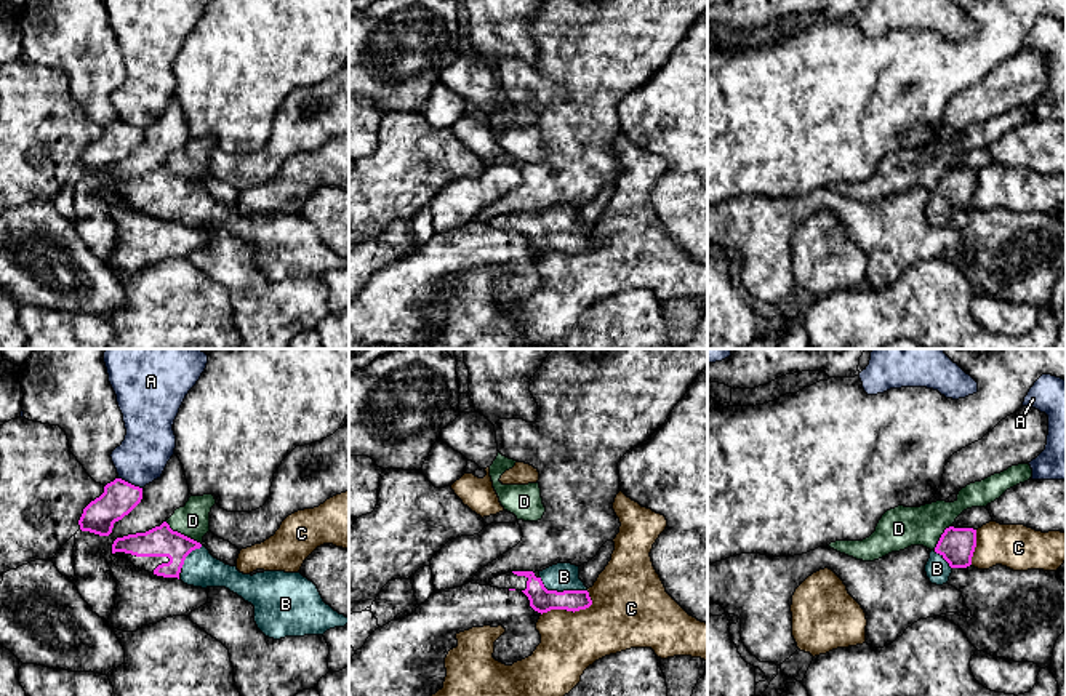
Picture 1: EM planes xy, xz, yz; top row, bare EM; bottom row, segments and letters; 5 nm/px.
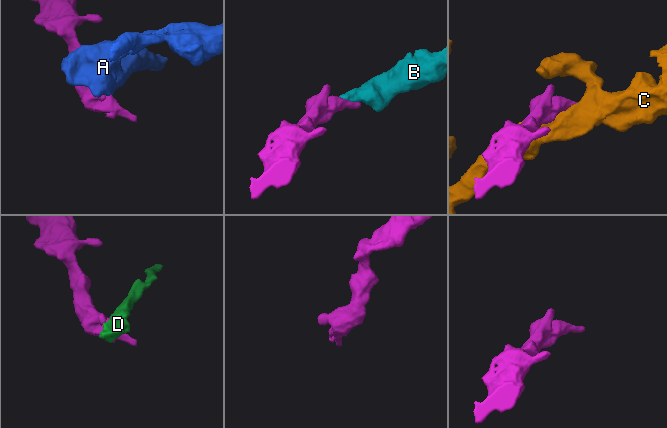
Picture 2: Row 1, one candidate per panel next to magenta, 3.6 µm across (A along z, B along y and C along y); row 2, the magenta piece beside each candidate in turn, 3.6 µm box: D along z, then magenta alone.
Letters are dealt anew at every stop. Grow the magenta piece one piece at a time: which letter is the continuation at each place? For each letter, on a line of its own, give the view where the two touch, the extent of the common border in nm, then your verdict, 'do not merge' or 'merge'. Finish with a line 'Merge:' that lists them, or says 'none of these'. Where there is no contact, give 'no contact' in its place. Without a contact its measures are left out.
A: contact in xy; length 130 nm; do not merge
B: contact in xz; length 260 nm; merge
C: contact in xz; length 280 nm; do not merge
D: contact in xy; length 220 nm; do not merge
Merge: B

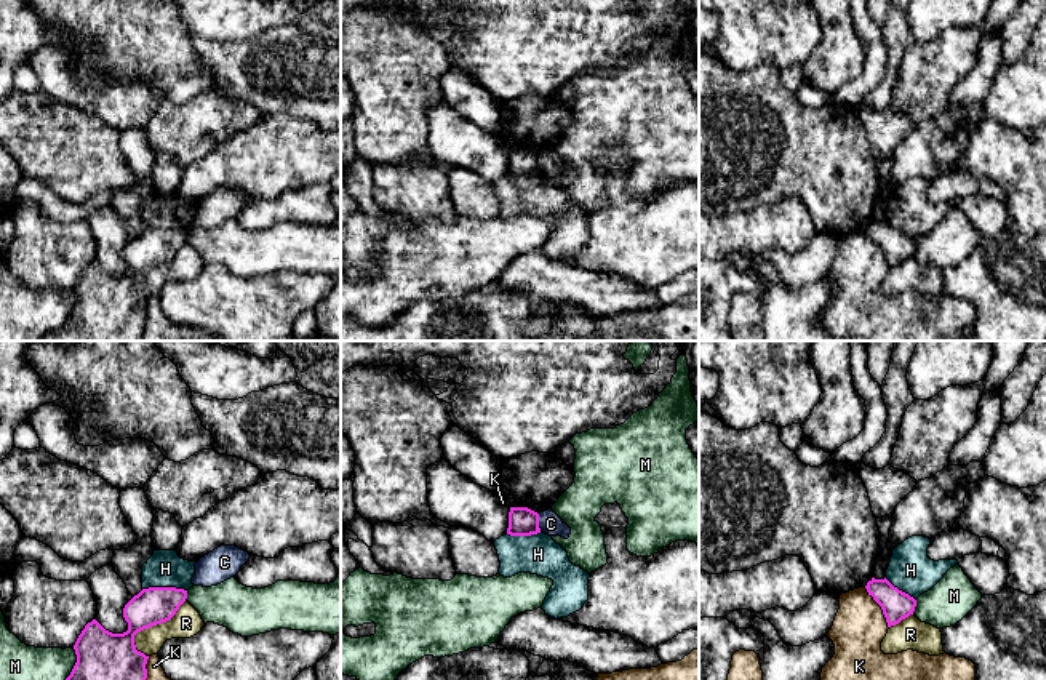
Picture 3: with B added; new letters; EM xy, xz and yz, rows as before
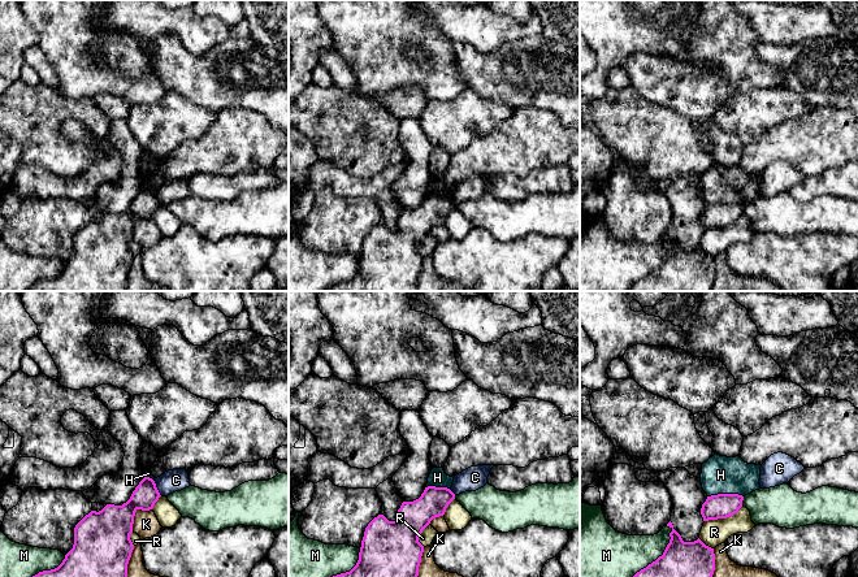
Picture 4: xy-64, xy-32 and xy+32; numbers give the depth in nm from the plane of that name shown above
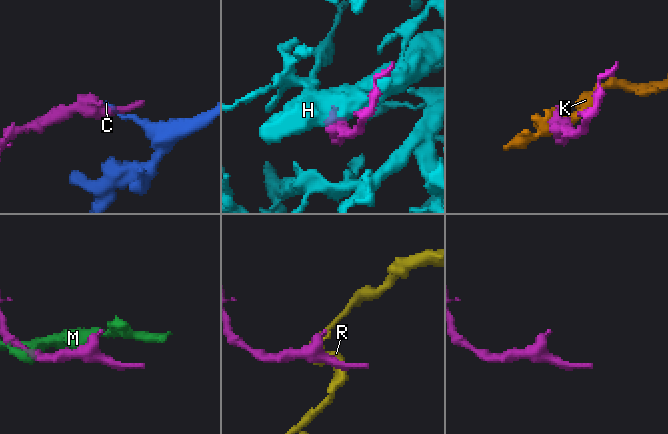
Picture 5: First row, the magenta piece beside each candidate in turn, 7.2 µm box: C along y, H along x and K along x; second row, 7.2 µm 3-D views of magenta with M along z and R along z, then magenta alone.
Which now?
C: contact in xz; length 90 nm; do not merge
H: contact in xy; length 220 nm; do not merge
K: contact in yz; length 240 nm; do not merge
M: contact in xy; length 320 nm; do not merge
R: contact in xy; length 360 nm; do not merge
Merge: none of these

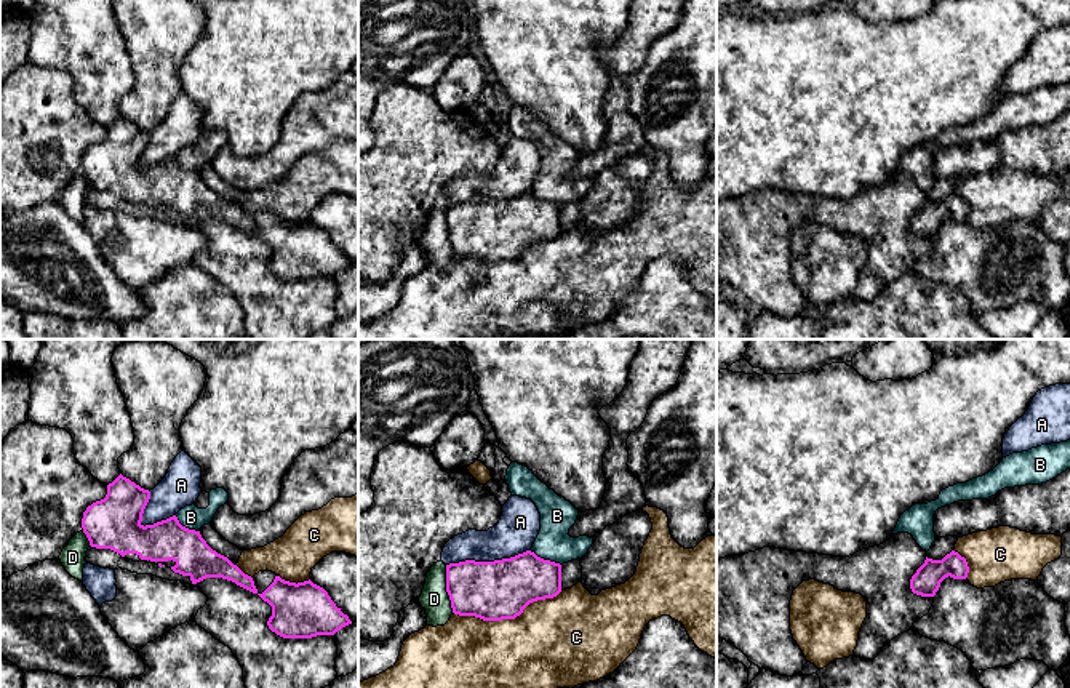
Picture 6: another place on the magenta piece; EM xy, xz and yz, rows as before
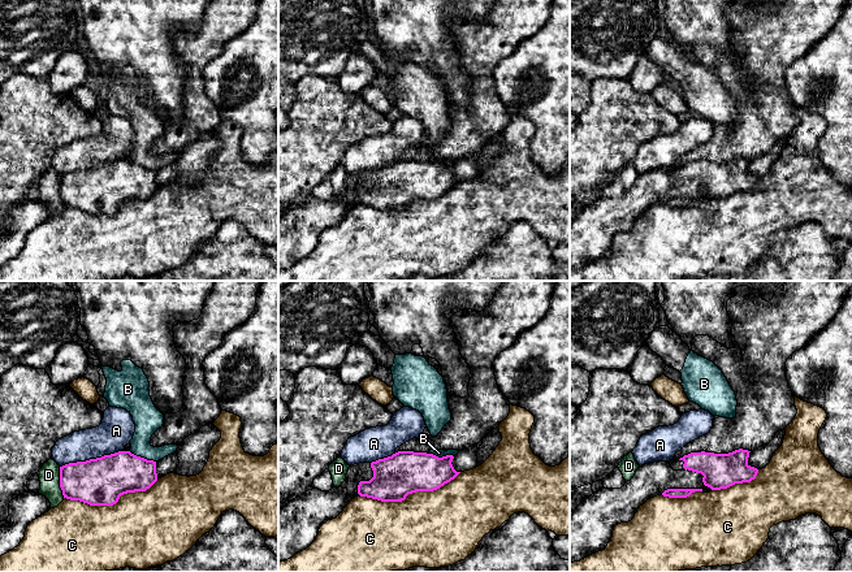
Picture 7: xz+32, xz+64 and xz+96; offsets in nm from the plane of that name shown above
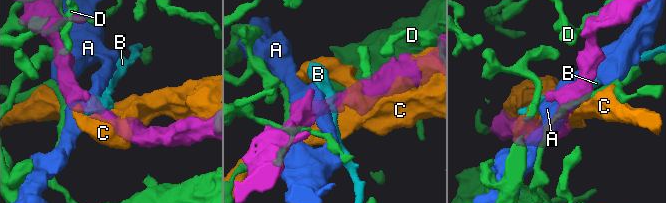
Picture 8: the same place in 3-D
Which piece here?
A: contact in xz; length 440 nm; do not merge
B: contact in xz; length 180 nm; do not merge
C: contact in xz; length 550 nm; do not merge
D: contact in xz; length 240 nm; do not merge
Merge: none of these

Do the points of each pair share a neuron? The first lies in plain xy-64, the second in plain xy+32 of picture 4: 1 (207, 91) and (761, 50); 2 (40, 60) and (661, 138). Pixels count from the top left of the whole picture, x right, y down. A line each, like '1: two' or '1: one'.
1: one
2: two

